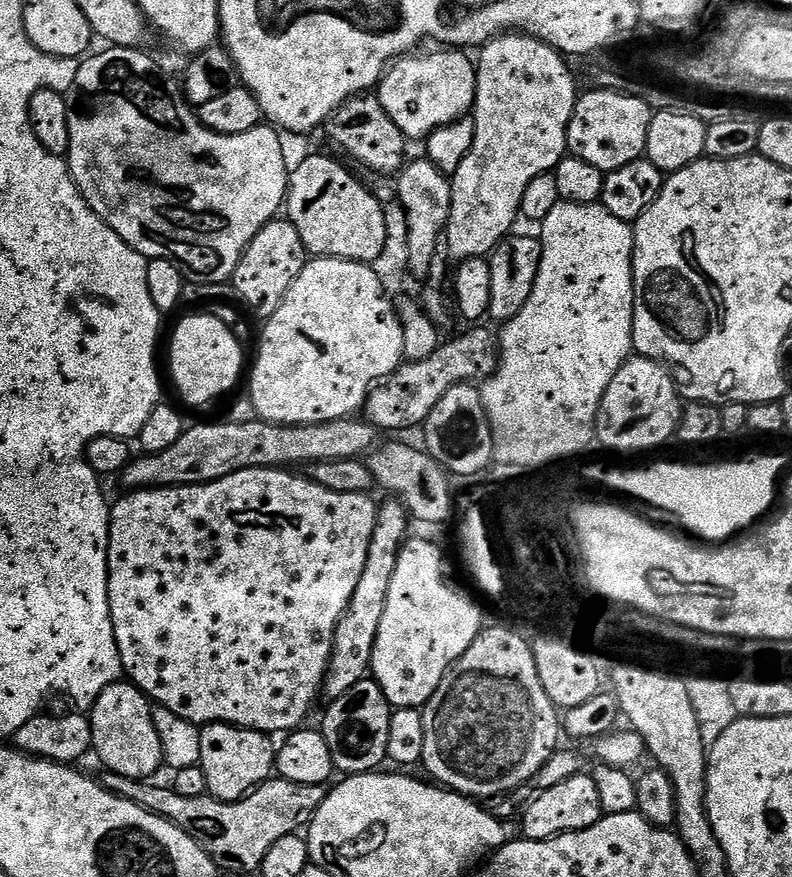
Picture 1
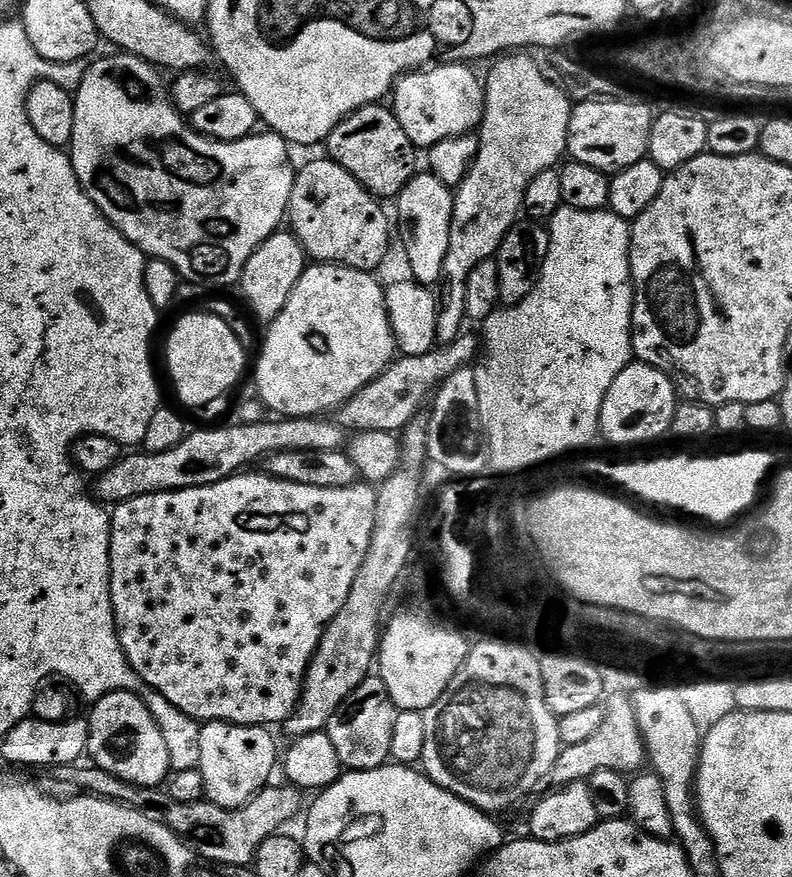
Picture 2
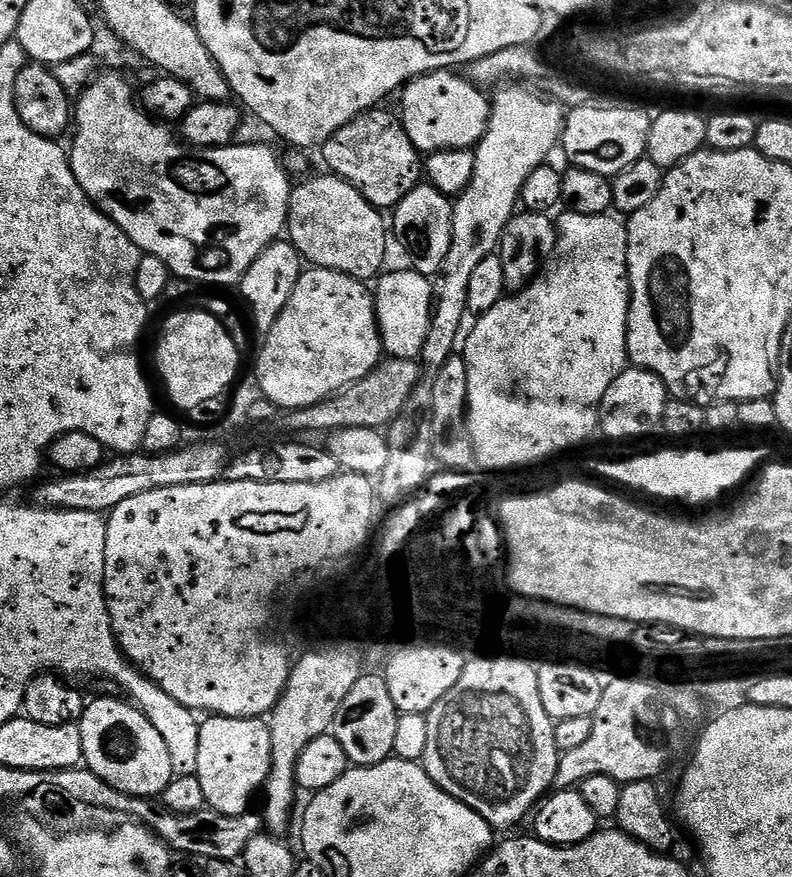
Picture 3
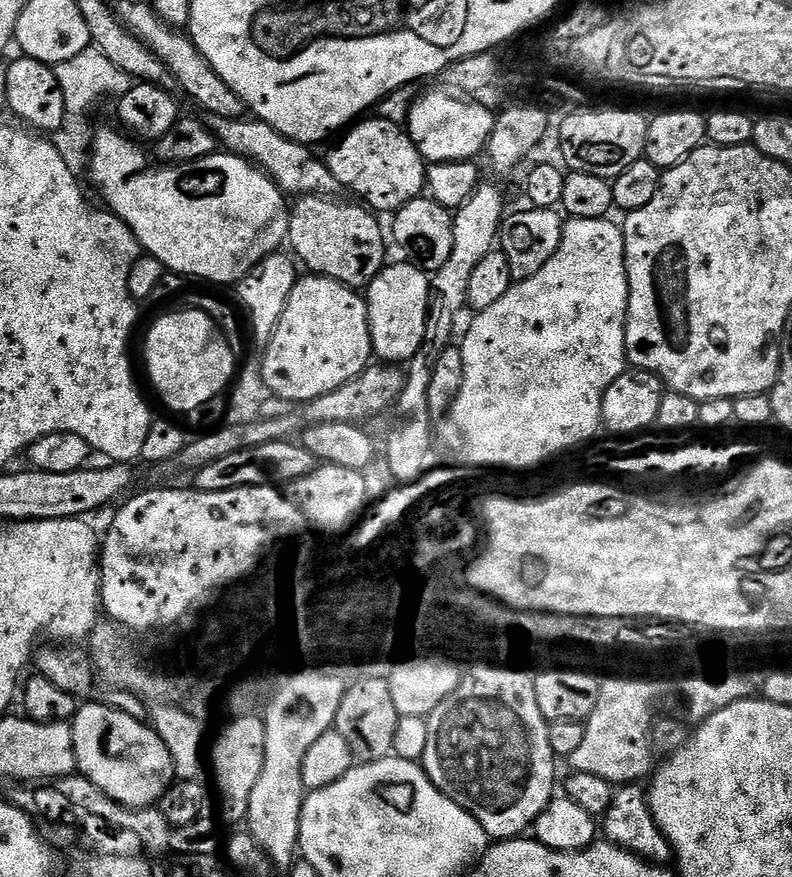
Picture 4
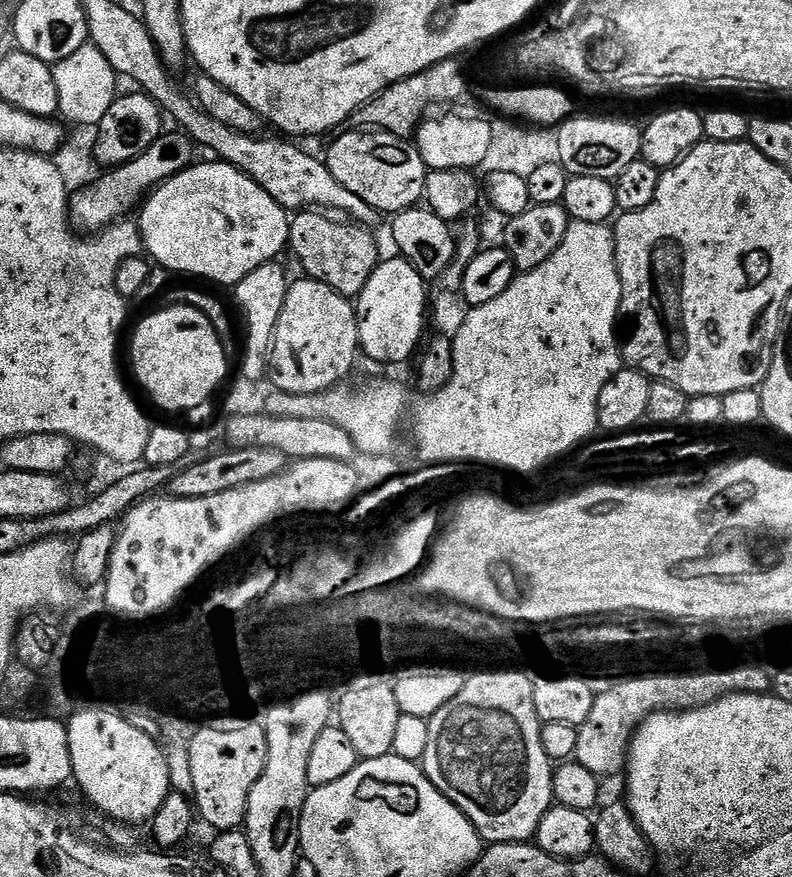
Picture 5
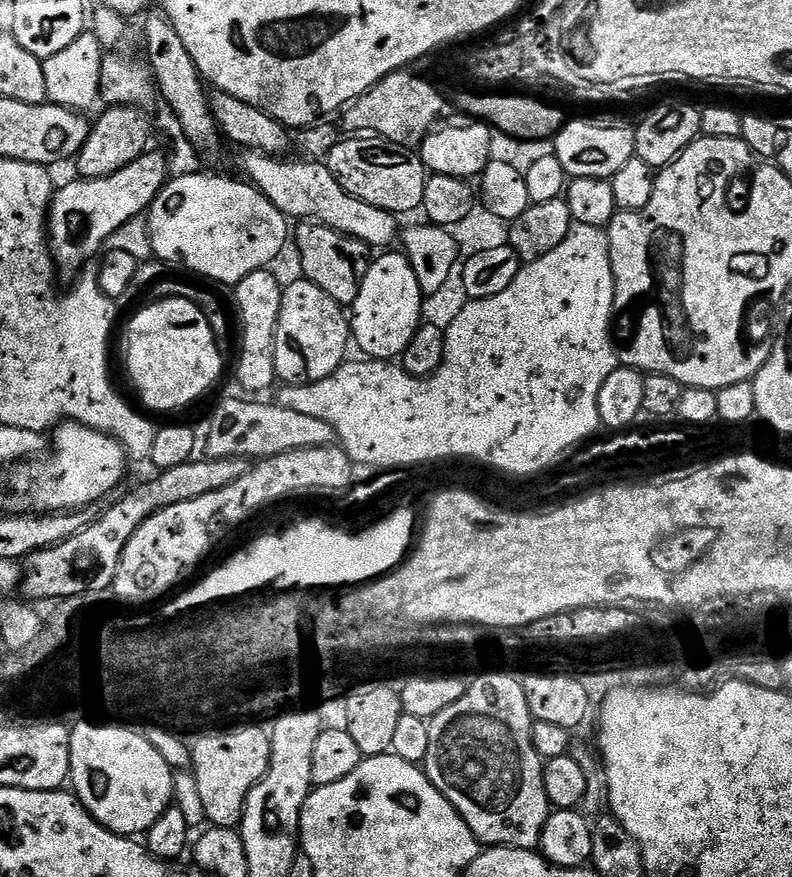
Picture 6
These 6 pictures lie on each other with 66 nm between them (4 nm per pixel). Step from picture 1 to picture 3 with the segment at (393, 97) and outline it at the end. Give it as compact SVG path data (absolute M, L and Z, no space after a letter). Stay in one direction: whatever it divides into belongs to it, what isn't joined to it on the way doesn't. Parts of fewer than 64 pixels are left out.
M452 70L430 72L426 76L409 80L402 89L399 99L401 98L400 108L404 111L404 133L421 154L459 148L475 149L486 134L488 119L492 113L489 97L469 79L464 77L463 80L462 77L455 76L456 74Z

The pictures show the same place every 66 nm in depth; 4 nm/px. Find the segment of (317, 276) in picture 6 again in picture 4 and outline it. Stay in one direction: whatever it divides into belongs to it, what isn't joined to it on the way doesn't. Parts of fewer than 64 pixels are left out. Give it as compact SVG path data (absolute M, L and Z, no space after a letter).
M327 196L299 197L293 203L296 205L288 220L288 240L292 243L295 259L301 265L304 263L309 273L334 278L349 288L360 290L385 267L386 232L380 229L377 217L367 207L351 203L339 204L336 198Z

